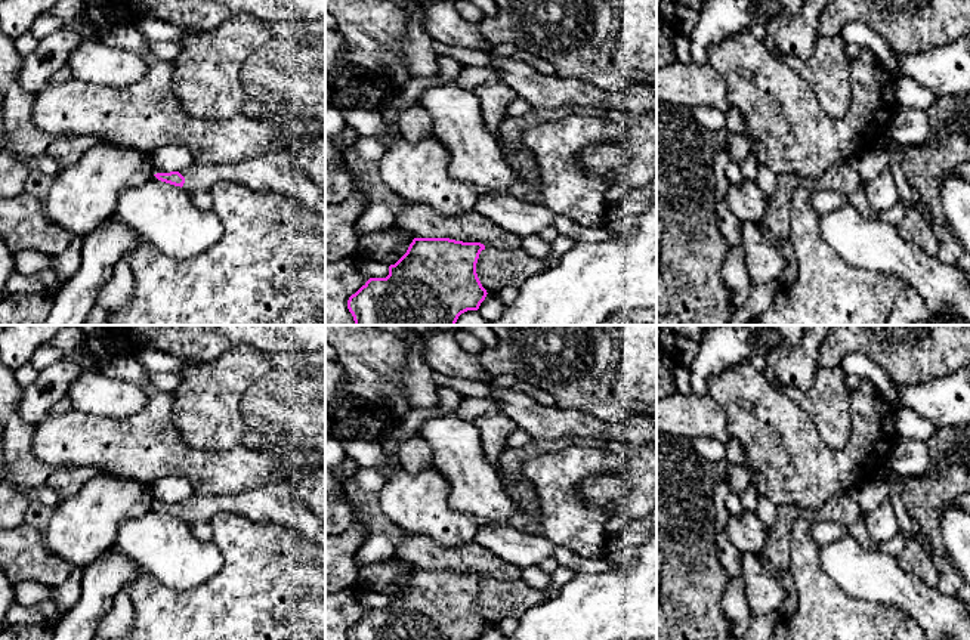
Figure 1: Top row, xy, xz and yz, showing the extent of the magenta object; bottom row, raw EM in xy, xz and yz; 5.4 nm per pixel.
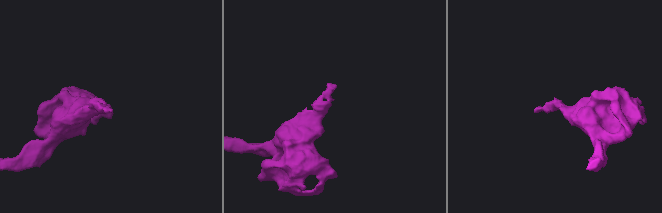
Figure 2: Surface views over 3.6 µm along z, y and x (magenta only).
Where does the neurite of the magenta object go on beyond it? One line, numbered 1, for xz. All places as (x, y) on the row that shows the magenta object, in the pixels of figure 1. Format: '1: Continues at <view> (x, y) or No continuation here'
1: No continuation here

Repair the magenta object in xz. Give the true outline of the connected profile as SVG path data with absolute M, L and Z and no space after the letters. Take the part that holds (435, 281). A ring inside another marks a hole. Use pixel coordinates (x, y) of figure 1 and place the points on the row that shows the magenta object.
M414 238L407 253L389 266L386 278L370 278L347 300L347 309L355 325L455 325L458 316L467 310L478 310L486 297L476 263L485 245L481 242L463 242L450 238Z

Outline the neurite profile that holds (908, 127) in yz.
M896 106L887 135L902 148L921 146L930 137L926 111Z

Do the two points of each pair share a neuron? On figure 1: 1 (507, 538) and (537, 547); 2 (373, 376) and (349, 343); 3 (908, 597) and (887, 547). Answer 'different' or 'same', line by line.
1: same
2: same
3: different

